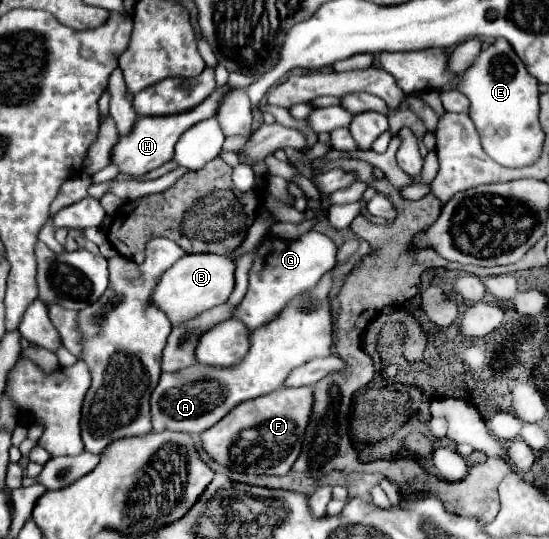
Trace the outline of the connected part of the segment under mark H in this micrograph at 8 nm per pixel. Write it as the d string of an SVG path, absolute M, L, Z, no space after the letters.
M229 86L225 88L219 88L215 90L205 102L201 102L197 108L189 110L189 112L183 112L183 114L175 114L175 116L153 116L153 118L139 118L133 126L133 130L125 136L119 136L117 144L113 146L111 150L111 164L115 164L119 168L119 174L127 174L127 176L143 176L159 166L163 166L165 162L171 160L173 156L173 148L175 148L175 142L179 140L179 136L191 128L193 124L205 120L205 118L211 118L215 116L217 112L217 106L219 106L219 100L221 96L229 90Z

